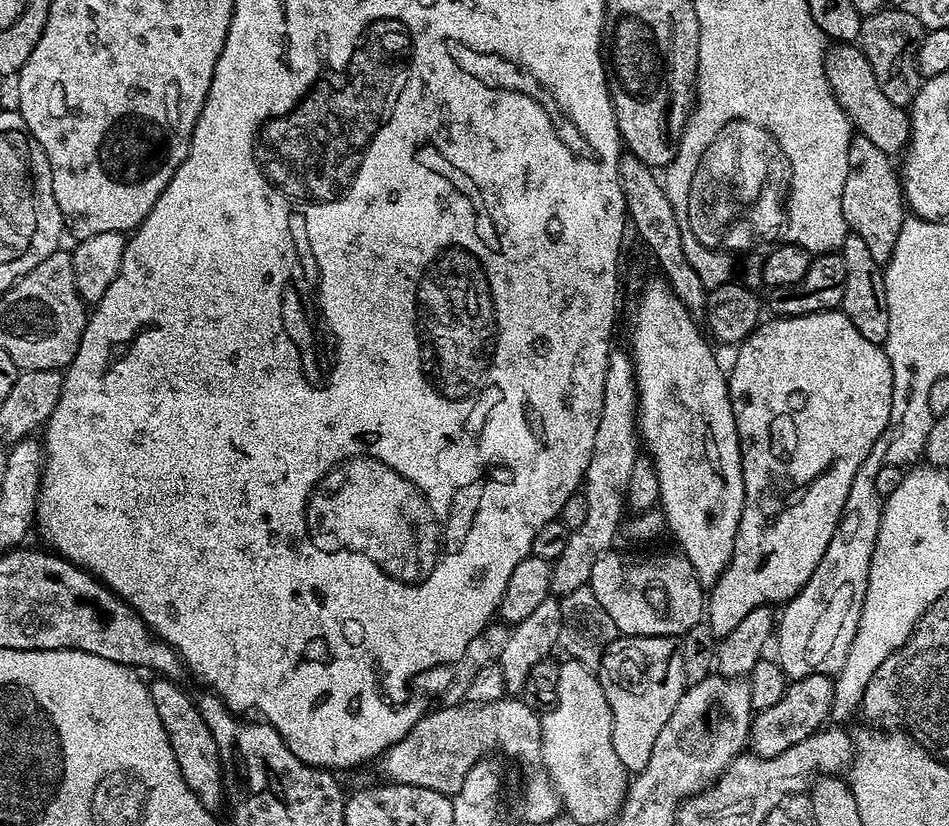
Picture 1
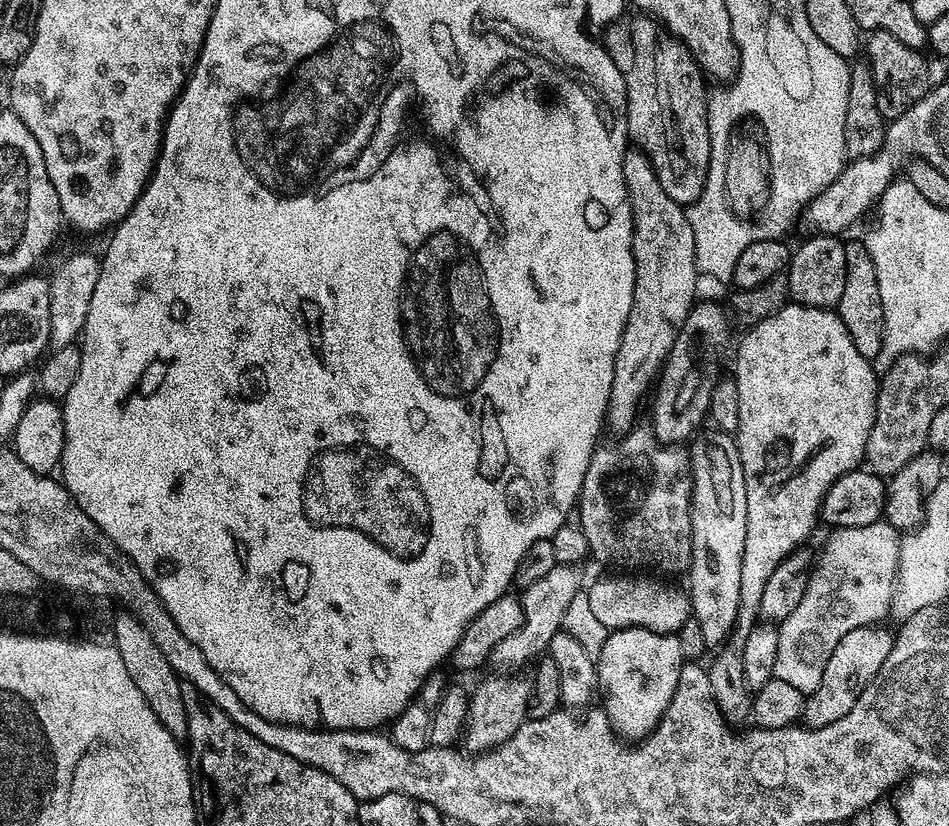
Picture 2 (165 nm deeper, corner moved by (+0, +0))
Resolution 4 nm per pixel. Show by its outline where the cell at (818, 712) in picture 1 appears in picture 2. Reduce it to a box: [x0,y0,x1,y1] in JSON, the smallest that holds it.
[803,626,893,728]

